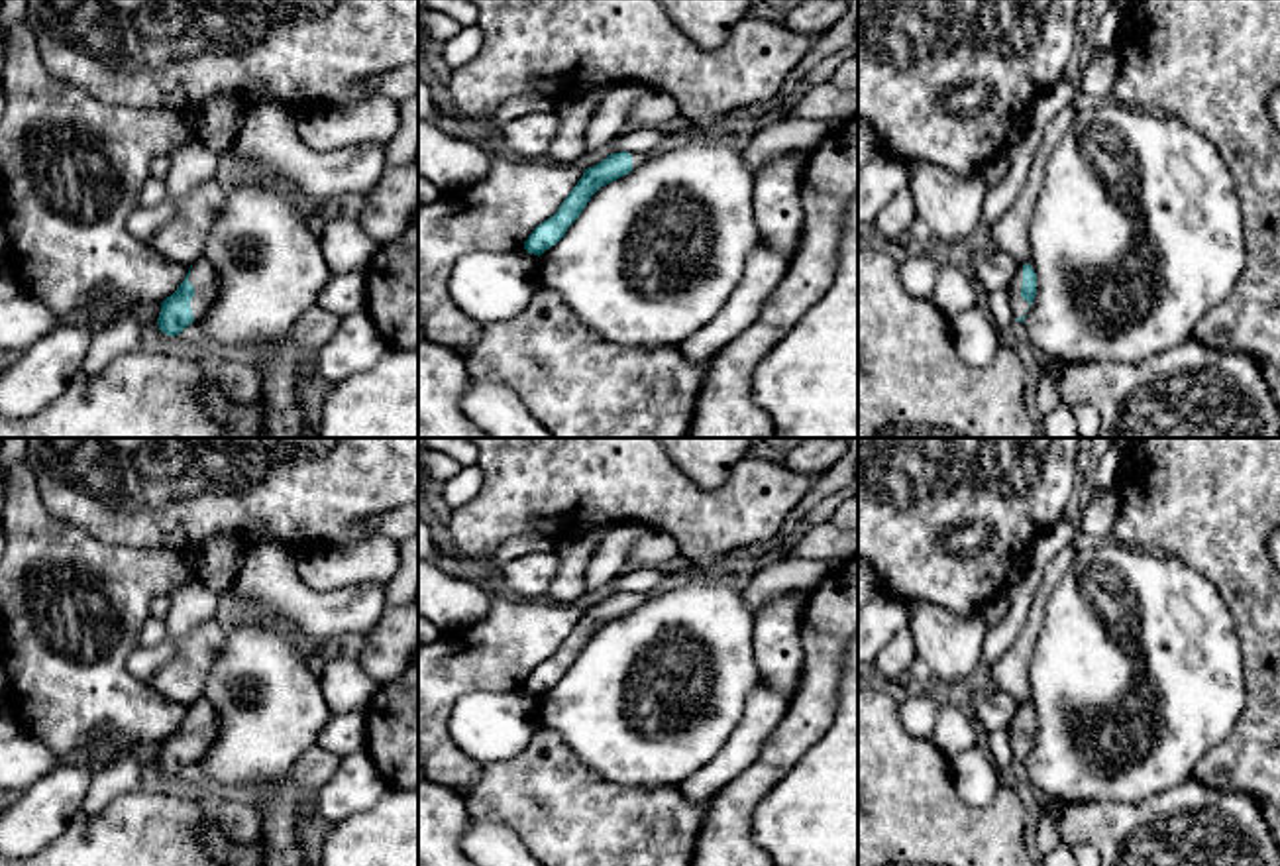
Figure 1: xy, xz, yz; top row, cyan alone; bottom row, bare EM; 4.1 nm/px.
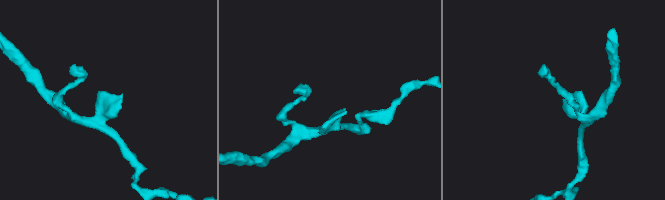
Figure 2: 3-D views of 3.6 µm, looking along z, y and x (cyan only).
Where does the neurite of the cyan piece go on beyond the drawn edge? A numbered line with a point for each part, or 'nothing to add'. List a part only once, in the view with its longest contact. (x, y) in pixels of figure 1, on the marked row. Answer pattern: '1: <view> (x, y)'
1: yz (1019, 307)

